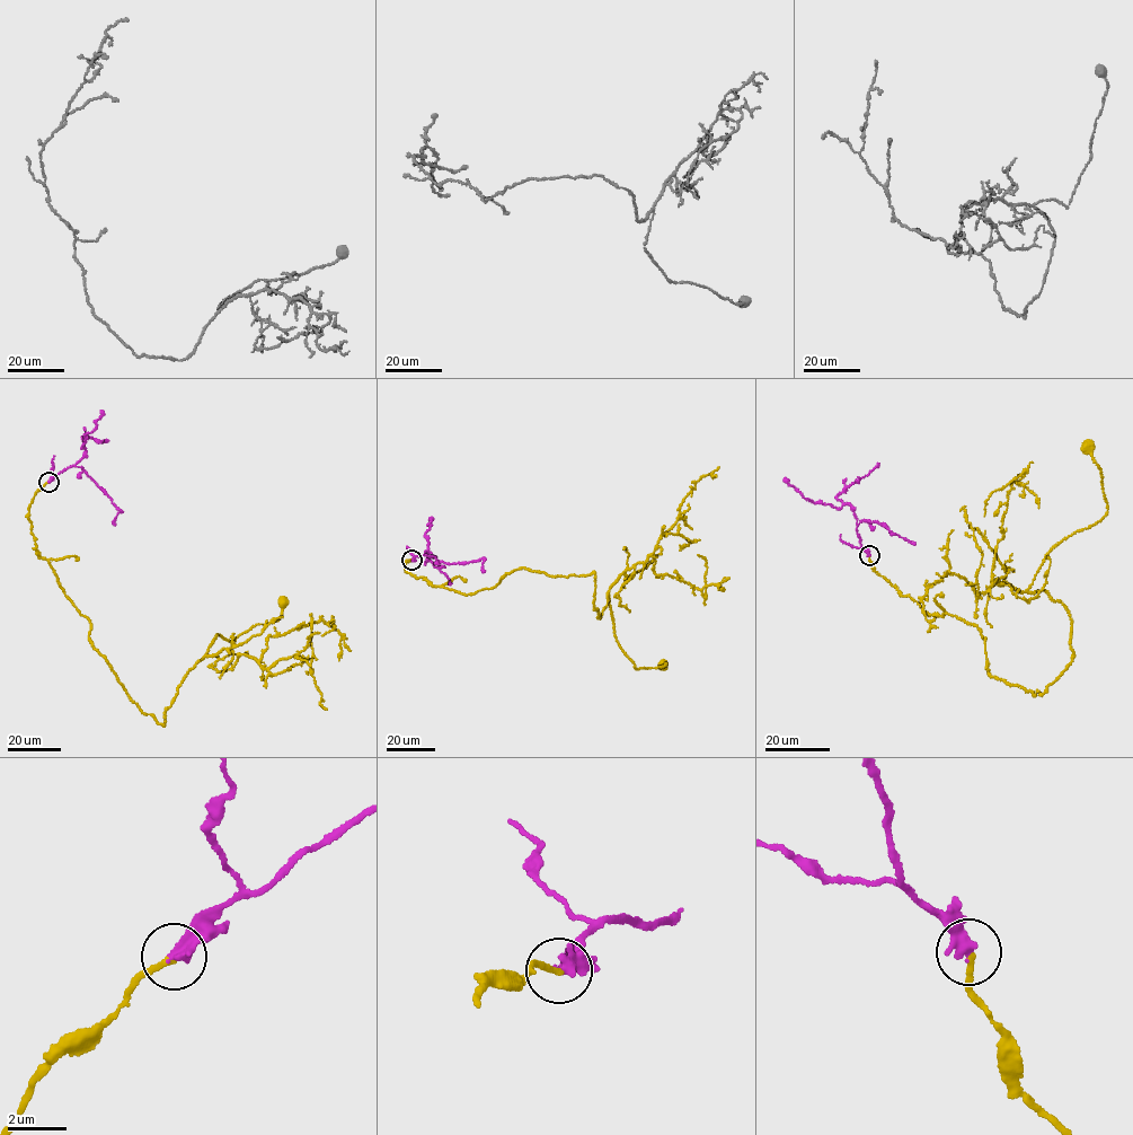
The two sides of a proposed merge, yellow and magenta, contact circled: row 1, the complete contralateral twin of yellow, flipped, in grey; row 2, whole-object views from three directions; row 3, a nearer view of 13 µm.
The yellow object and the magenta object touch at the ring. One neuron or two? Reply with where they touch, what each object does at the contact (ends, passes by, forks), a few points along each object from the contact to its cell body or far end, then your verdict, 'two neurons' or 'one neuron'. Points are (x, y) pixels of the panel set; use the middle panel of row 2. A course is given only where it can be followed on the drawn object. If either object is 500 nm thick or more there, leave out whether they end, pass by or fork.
place (412, 560); yellow ends; magenta ends; course yellow (412, 560), (416, 578), (466, 595), (523, 568), (593, 572), (598, 618), (608, 594), (635, 667), (662, 666); course magenta (412, 560), (424, 555), (449, 564), (484, 557), (485, 571); one neuron

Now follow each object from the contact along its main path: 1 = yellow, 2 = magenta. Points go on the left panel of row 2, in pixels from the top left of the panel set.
1: (49, 481), (28, 507), (36, 552), (159, 723), (217, 635), (277, 621), (282, 603)
2: (49, 481), (68, 467), (80, 467), (121, 510), (115, 525)

